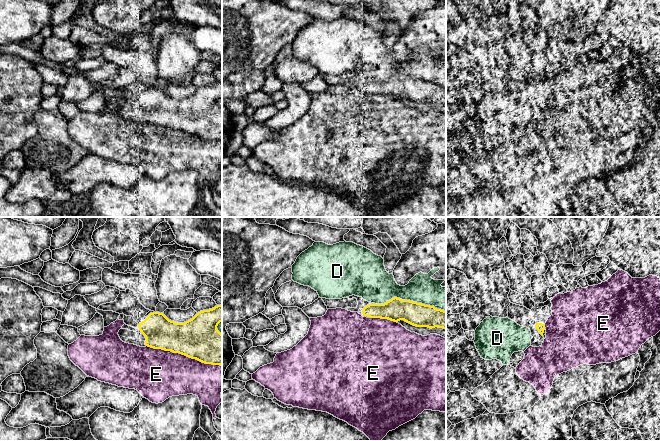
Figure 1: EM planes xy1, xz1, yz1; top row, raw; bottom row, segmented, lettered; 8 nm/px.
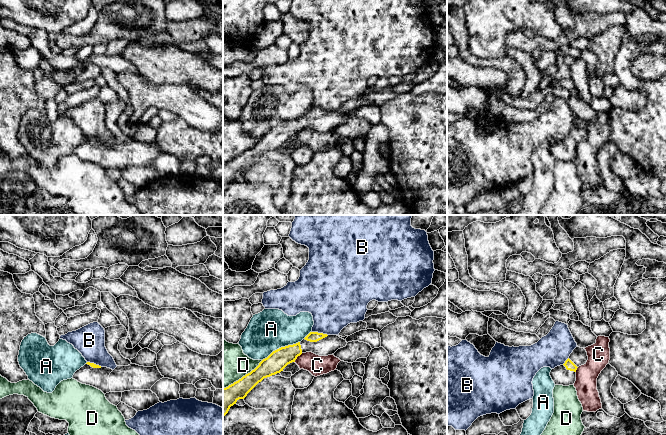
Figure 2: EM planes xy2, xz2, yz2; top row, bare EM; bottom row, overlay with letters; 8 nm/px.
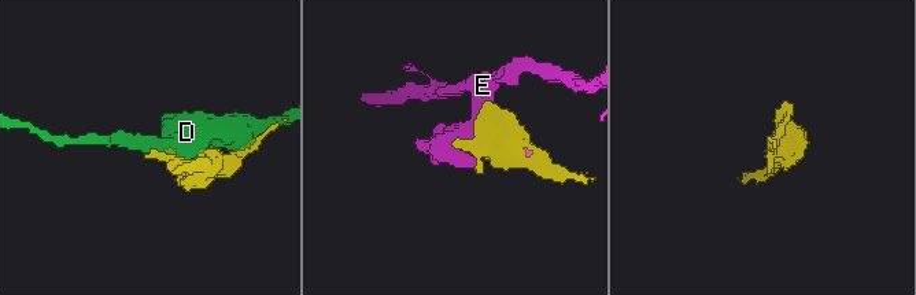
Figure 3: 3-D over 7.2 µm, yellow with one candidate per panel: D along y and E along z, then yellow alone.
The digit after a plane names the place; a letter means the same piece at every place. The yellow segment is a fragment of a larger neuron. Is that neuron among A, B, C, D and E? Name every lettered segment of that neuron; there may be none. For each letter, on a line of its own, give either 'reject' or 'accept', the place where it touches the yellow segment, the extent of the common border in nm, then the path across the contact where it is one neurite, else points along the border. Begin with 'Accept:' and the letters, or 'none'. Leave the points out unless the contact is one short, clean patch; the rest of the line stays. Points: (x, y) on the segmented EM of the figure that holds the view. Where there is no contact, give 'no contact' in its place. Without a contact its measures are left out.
Accept: none
A: reject; contact xz2 (281, 347); length 340 nm
B: reject; contact xz2 (320, 333); length 130 nm; border xz2 (312, 331), (327, 335)
C: reject; contact xz2 (297, 356); length 100 nm
D: reject; contact xz1 (409, 300); length 550 nm
E: reject; contact xy1 (184, 354); length 650 nm

